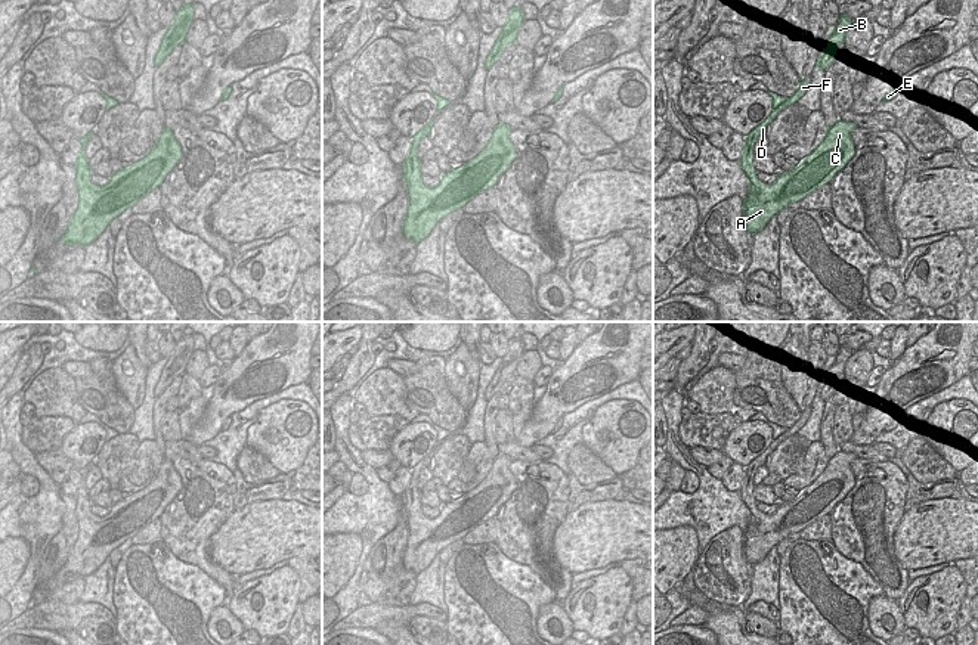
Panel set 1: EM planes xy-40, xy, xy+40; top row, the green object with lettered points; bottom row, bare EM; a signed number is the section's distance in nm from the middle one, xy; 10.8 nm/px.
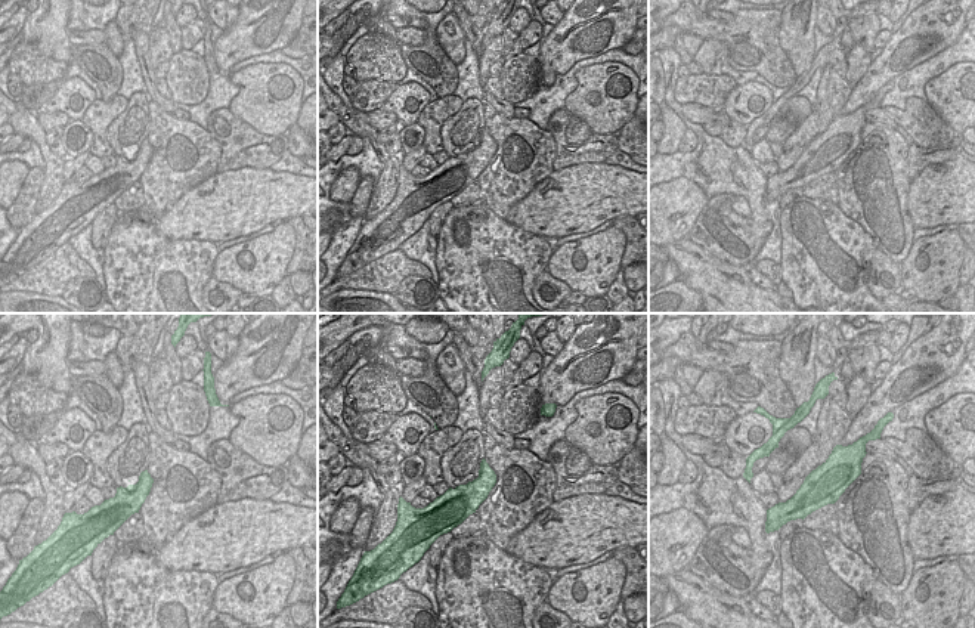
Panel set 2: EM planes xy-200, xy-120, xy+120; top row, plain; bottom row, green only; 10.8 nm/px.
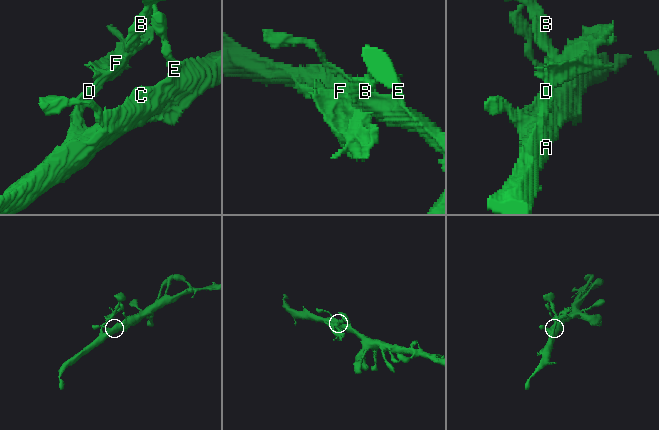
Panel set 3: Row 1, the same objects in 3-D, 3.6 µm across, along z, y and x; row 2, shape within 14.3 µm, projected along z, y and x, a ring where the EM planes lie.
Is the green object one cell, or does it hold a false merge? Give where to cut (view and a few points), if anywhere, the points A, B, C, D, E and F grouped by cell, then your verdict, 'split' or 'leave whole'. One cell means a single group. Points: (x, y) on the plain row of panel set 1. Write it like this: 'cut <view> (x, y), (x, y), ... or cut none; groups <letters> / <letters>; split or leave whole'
cut xy (408, 486), (414, 496), (420, 496); groups A C E / B D F; split

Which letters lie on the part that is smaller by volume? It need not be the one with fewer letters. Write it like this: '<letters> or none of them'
B, D, F

